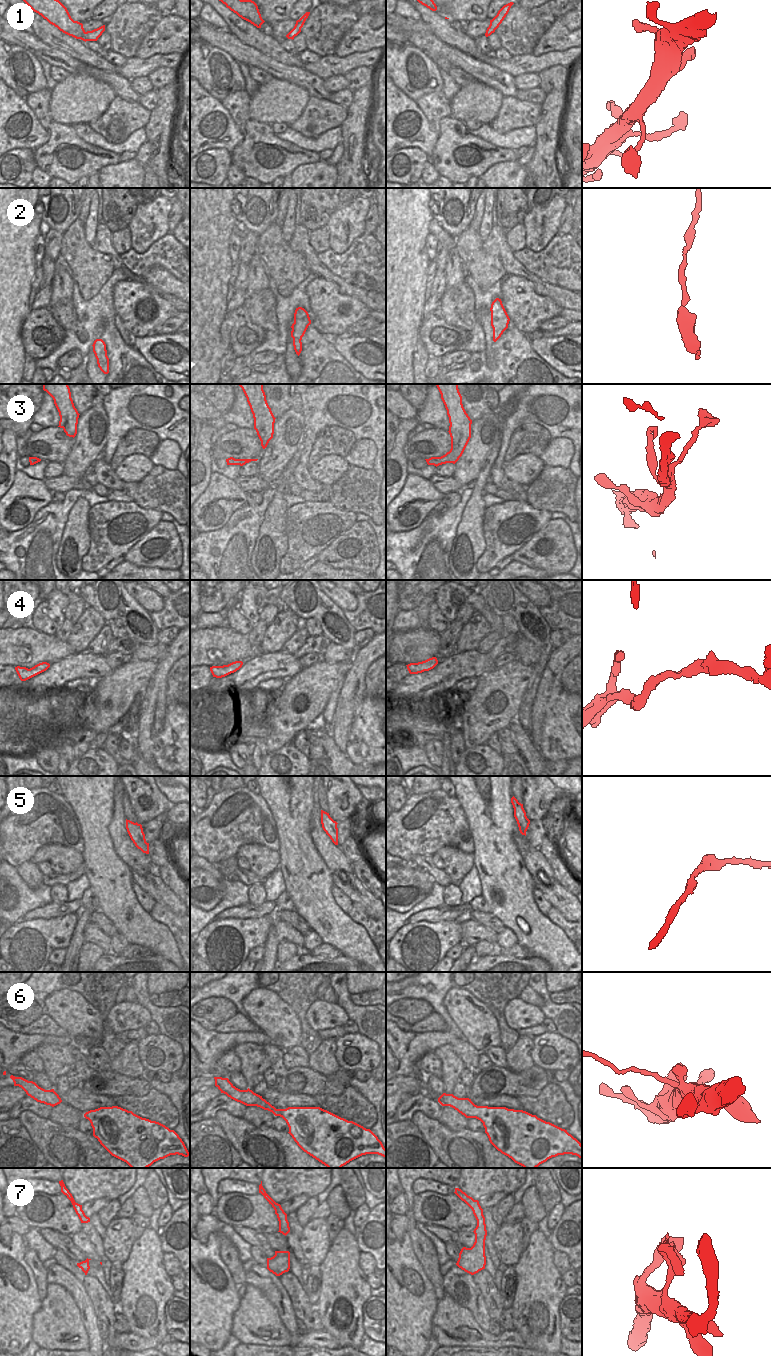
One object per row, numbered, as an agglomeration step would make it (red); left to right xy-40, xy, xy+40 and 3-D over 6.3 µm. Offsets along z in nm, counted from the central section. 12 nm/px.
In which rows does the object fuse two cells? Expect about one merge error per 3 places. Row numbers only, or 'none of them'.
6, 7

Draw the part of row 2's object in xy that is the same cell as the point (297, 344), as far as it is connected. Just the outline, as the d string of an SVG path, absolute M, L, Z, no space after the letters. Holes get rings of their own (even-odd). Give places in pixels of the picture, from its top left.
M302 307L296 308L294 313L294 323L291 326L291 337L293 338L294 350L298 356L302 351L302 337L310 324L311 320L308 312Z

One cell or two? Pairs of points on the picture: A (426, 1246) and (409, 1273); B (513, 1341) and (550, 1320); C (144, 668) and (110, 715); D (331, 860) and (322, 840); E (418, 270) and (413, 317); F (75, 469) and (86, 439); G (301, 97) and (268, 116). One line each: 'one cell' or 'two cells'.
A: two cells
B: two cells
C: one cell
D: one cell
E: one cell
F: one cell
G: one cell

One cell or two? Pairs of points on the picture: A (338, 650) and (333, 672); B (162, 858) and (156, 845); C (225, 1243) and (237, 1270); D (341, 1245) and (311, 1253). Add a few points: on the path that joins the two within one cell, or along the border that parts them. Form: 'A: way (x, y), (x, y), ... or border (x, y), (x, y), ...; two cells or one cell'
A: border (322, 658), (328, 662), (350, 662); two cells
B: way (159, 855), (157, 848); one cell
C: way (227, 1250), (233, 1263); one cell
D: border (332, 1242), (325, 1258), (319, 1264); two cells

